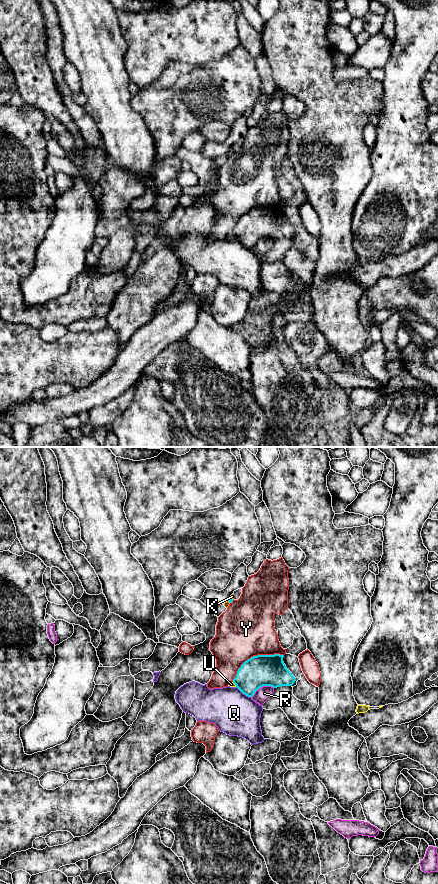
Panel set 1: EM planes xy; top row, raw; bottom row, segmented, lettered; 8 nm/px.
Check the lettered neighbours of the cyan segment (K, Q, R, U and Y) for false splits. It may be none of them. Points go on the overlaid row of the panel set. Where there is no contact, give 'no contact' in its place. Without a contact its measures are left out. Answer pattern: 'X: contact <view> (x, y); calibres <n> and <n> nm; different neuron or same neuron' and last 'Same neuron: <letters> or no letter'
K: contact xy (228, 600); calibres 30 and 30 nm; different neuron
Q: contact xy (244, 693); calibres 260 and 340 nm; different neuron
R: contact xy (261, 686); calibres 260 and 110 nm; different neuron
U: contact xy (234, 683); calibres 260 and 40 nm; different neuron
Y: contact xy (254, 656); calibres 260 and 440 nm; different neuron
Same neuron: no letter

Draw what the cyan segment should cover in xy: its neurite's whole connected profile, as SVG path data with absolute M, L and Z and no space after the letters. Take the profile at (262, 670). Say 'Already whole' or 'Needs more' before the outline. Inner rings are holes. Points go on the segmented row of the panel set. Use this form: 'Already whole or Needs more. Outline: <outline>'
Already whole. Outline: M280 654L251 657L238 669L233 683L251 698L263 686L292 686L296 678L286 668L283 657L284 655Z

